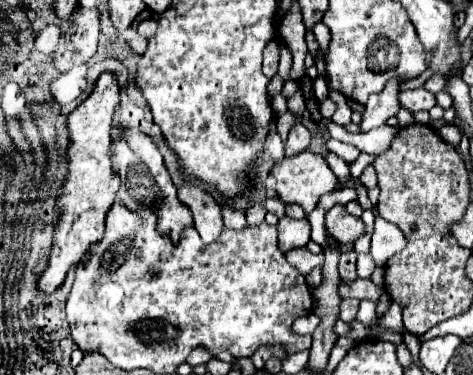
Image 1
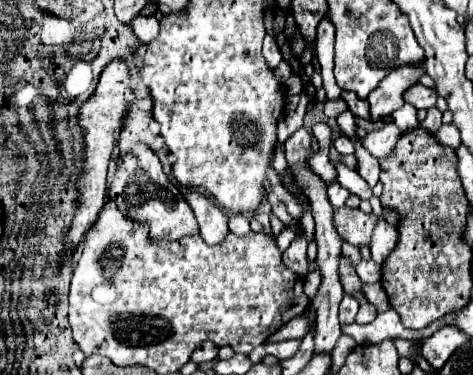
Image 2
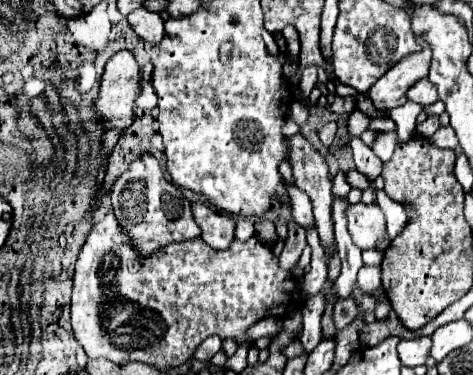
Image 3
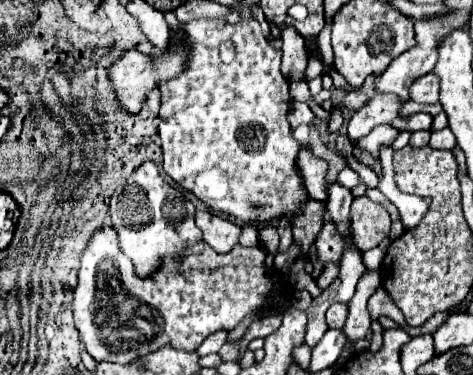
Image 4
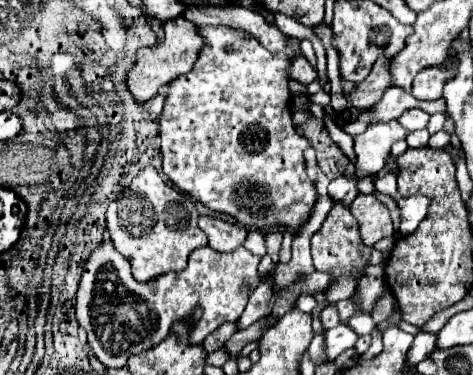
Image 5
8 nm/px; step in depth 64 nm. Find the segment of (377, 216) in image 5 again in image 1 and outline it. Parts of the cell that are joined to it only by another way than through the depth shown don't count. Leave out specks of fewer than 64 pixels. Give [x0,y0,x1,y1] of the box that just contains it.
[326,204,364,244]

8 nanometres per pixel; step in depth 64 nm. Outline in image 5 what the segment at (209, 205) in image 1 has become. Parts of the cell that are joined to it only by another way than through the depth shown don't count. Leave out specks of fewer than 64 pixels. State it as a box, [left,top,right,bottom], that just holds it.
[198,216,246,252]

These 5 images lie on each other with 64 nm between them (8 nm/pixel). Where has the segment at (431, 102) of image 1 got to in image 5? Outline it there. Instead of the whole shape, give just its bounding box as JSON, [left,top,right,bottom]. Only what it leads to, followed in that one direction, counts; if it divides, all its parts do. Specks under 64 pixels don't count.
[412,68,444,100]

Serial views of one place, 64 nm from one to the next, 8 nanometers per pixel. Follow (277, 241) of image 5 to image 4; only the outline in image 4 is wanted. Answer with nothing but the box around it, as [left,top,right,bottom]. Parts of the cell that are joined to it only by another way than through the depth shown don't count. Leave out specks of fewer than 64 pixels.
[258,224,278,254]

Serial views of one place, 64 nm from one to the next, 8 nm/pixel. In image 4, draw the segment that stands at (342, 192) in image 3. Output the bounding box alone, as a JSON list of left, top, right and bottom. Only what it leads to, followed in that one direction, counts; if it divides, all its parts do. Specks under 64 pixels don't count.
[336,168,360,188]

